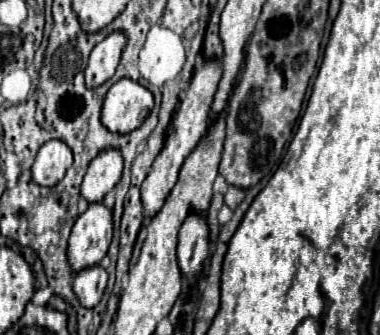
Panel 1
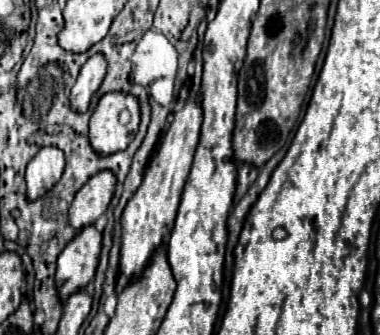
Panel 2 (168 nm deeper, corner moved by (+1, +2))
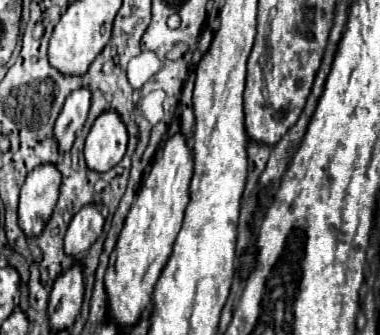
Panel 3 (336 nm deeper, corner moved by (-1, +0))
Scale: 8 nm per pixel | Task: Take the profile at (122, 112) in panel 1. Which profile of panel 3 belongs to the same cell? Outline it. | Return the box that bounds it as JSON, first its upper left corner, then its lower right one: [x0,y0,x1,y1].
[85,112,127,172]

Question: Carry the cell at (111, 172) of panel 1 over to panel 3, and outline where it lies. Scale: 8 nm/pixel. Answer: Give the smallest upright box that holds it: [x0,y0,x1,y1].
[65,204,103,256]

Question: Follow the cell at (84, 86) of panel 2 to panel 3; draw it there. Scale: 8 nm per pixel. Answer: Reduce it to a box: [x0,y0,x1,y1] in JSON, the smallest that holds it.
[53,88,91,152]

